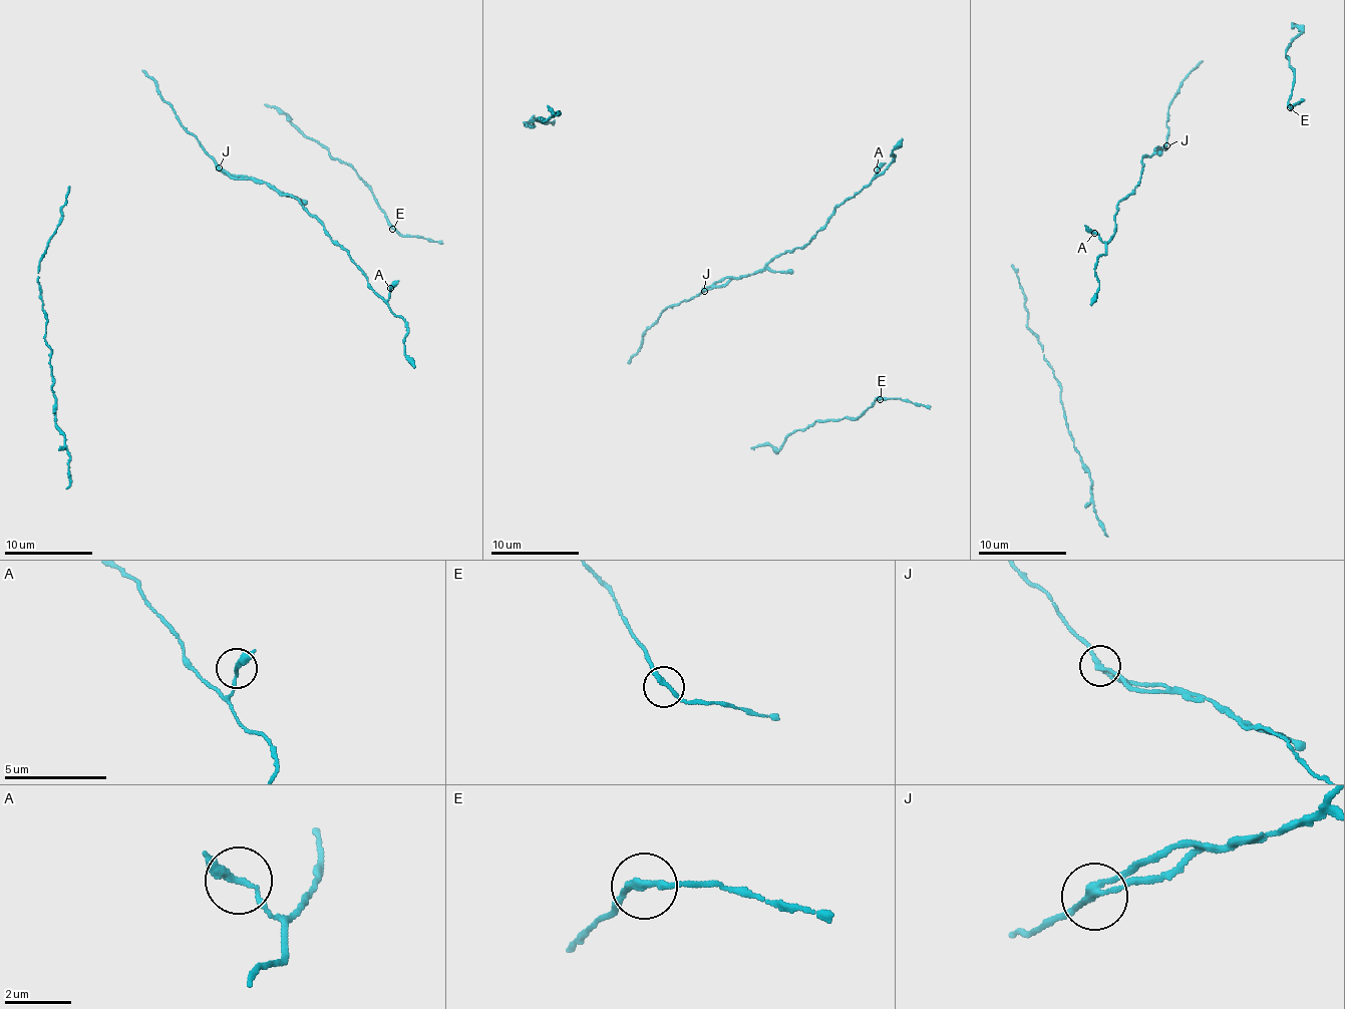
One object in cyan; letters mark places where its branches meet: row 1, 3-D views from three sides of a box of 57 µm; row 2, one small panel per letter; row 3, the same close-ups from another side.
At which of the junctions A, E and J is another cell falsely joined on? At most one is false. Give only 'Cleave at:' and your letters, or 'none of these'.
Cleave at: J

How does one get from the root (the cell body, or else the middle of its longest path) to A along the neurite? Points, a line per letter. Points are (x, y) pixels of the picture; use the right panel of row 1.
A: (1164, 147), (1158, 151), (1156, 145), (1141, 158), (1139, 186), (1117, 203), (1111, 238), (1105, 242), (1094, 233)

